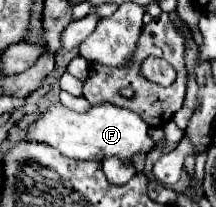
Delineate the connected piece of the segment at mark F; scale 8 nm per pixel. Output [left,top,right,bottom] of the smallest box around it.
[27,102,155,160]

